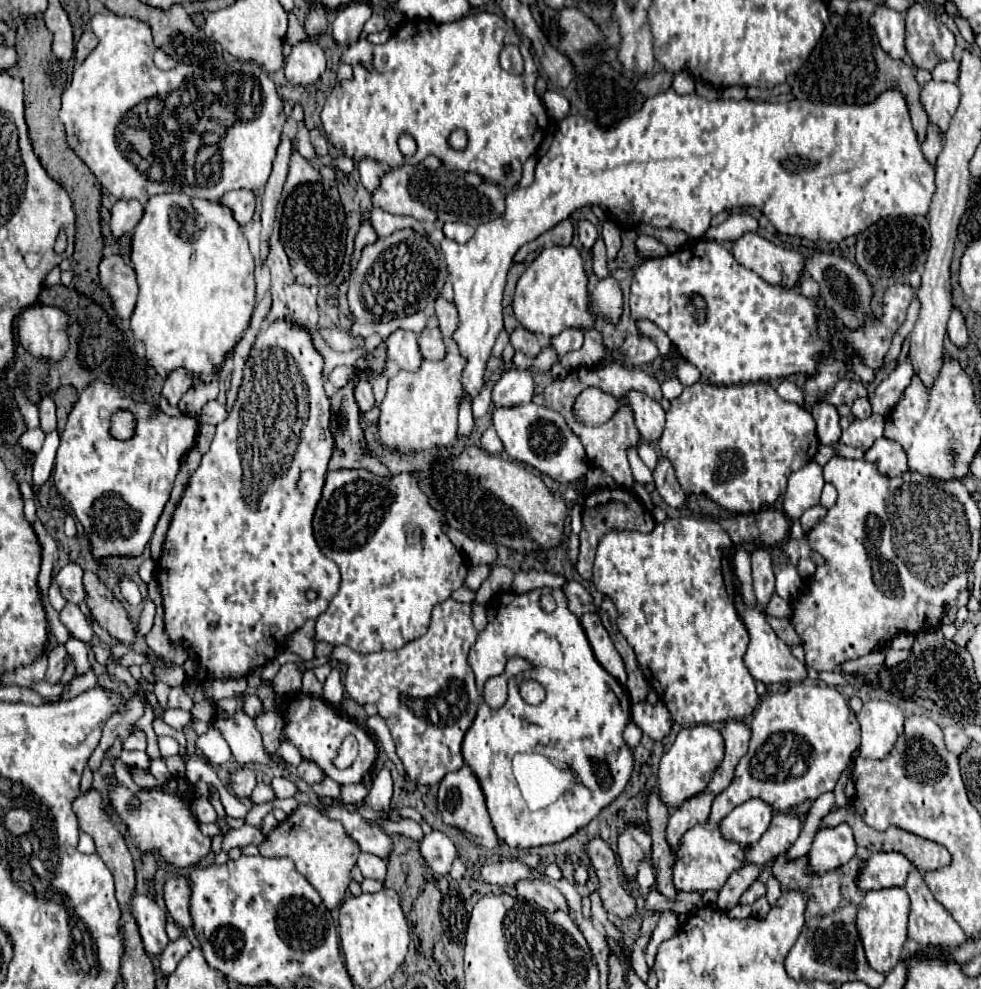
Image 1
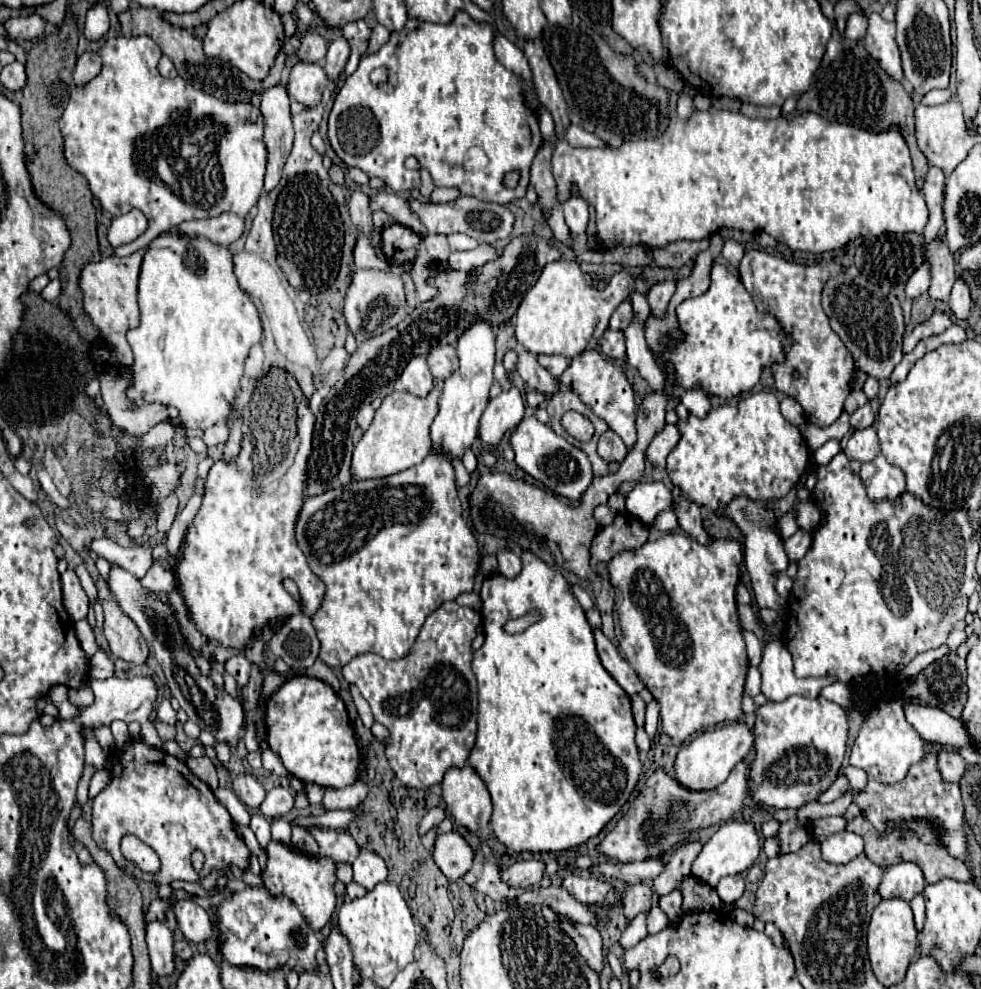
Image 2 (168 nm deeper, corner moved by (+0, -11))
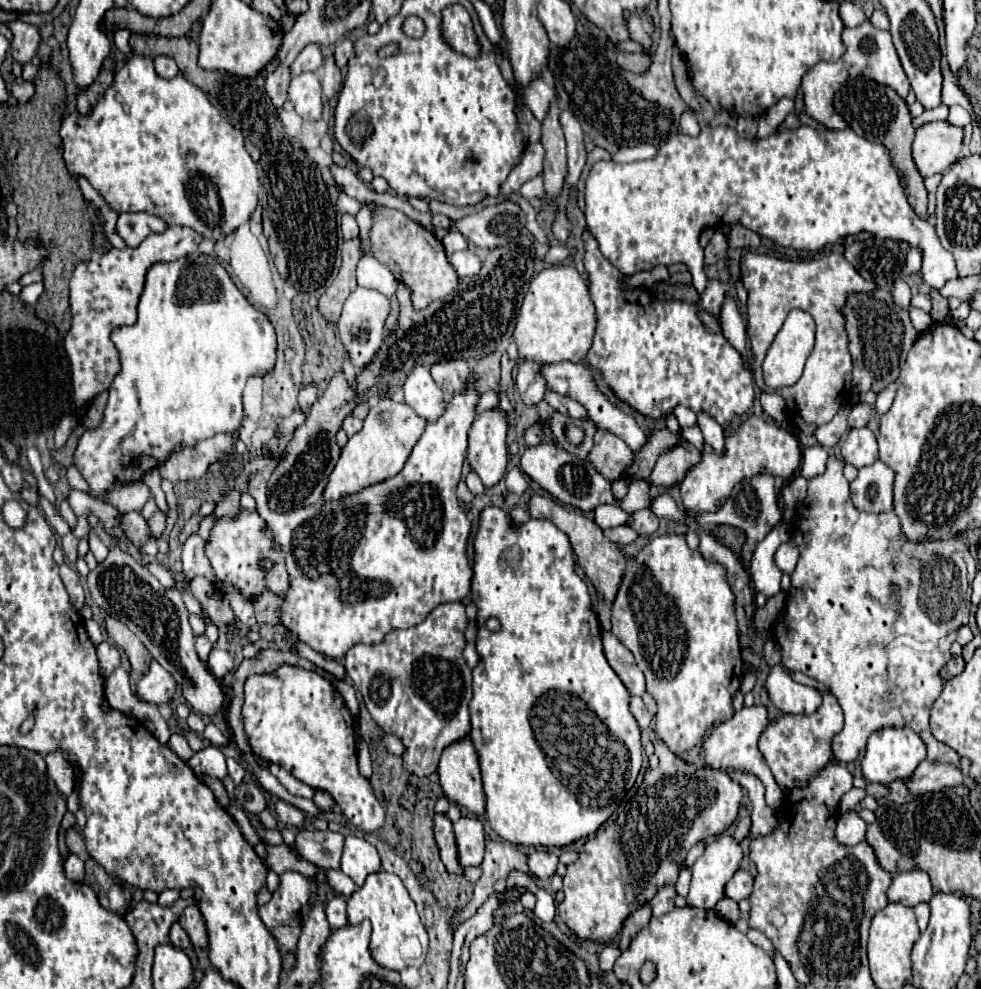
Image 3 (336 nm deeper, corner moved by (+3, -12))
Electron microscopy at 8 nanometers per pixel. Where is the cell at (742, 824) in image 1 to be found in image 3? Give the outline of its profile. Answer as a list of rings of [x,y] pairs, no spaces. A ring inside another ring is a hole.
[[[720,834],[716,840],[708,842],[704,848],[704,854],[694,862],[692,866],[692,882],[688,892],[688,906],[694,908],[714,908],[720,898],[724,898],[724,884],[736,874],[742,862],[742,846],[740,842],[730,834]]]

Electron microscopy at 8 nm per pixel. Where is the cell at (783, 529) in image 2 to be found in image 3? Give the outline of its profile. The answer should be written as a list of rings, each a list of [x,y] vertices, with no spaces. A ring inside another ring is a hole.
[[[776,526],[756,548],[752,560],[750,560],[750,578],[754,582],[754,588],[762,592],[764,596],[774,596],[780,592],[780,578],[782,570],[774,564],[774,554],[782,542],[790,540],[786,526]]]

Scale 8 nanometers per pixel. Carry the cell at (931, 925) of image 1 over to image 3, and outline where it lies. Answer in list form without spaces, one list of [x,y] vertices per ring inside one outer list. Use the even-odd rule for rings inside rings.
[[[918,904],[914,906],[914,914],[918,918],[918,926],[920,926],[920,932],[924,932],[924,928],[928,926],[928,918],[930,918],[930,910],[928,910],[928,904]]]

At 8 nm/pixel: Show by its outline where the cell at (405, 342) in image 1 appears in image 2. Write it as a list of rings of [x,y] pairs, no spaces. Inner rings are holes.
[[[415,357],[409,361],[409,365],[403,369],[401,373],[401,385],[407,393],[415,395],[415,397],[423,397],[431,393],[433,387],[433,375],[429,371],[429,365],[425,361],[425,357]]]

